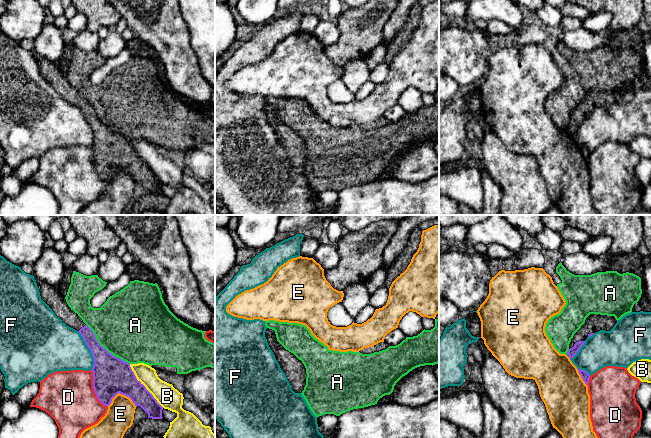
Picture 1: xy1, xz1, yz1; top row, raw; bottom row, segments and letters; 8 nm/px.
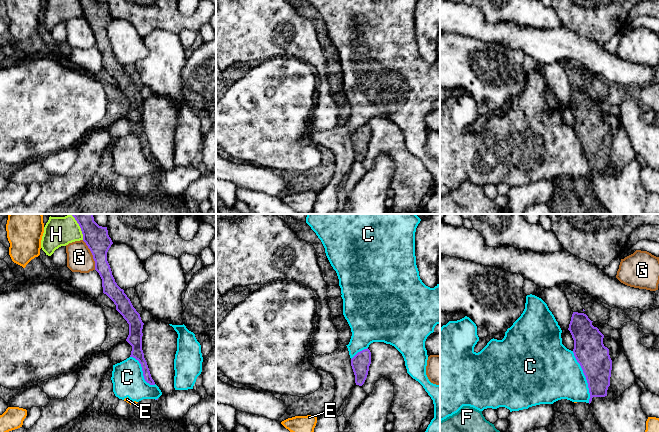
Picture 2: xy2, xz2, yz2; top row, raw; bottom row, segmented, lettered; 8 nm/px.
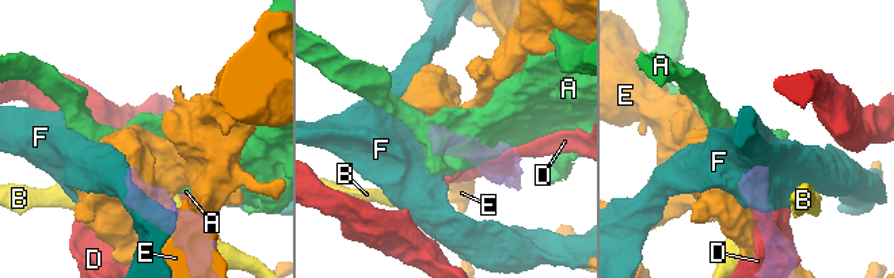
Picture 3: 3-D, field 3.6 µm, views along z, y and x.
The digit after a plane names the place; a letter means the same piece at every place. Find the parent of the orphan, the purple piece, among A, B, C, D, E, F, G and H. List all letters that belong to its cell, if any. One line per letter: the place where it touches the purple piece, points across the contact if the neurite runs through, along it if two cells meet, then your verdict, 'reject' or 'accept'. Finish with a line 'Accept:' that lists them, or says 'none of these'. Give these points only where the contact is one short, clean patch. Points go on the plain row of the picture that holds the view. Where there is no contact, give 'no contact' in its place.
A: xy1 (104, 124) | reject
B: xy1 (144, 162) | reject
C: yz2 (585, 152) | along yz2 (572, 127), (585, 153), (589, 178) | reject
D: xy1 (94, 165) | reject
E: xy1 (121, 169) | reject
F: xy1 (90, 126) | reject
G: xy2 (92, 30) | reject
H: xy2 (82, 8) | along xy2 (78, 0), (83, 15) | reject
Accept: none of these

